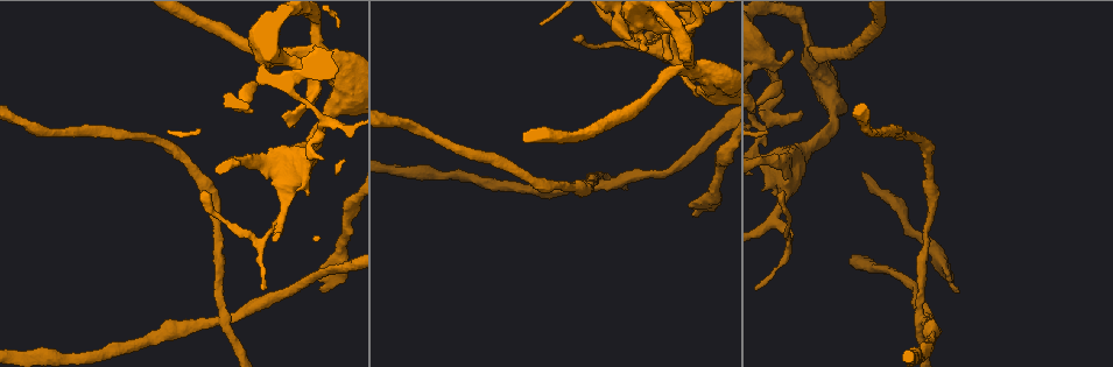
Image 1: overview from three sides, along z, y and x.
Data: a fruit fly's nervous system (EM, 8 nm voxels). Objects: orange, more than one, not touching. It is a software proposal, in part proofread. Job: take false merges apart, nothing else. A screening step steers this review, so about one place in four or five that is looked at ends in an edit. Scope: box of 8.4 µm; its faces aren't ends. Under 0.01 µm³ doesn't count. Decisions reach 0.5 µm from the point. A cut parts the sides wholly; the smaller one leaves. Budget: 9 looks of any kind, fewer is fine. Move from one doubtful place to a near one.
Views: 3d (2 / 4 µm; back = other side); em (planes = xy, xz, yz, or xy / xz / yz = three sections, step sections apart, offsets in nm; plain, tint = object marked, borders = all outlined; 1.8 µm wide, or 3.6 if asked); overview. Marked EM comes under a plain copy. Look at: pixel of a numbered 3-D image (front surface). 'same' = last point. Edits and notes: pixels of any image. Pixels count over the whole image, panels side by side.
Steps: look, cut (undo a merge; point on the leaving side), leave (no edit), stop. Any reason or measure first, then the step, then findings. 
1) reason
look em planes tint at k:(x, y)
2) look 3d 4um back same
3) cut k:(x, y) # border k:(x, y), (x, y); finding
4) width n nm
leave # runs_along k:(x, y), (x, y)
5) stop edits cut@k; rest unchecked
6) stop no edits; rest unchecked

looks like a crossing
look em 3.6um planes borders at 1:(295, 160)

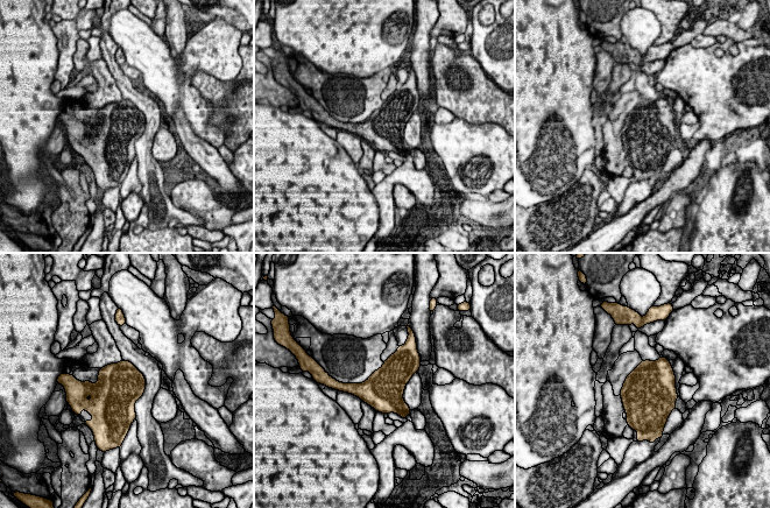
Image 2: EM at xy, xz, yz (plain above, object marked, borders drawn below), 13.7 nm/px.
leave # all the same cell

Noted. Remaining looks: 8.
four-way junction
look em planes borders at 1:(598, 185)

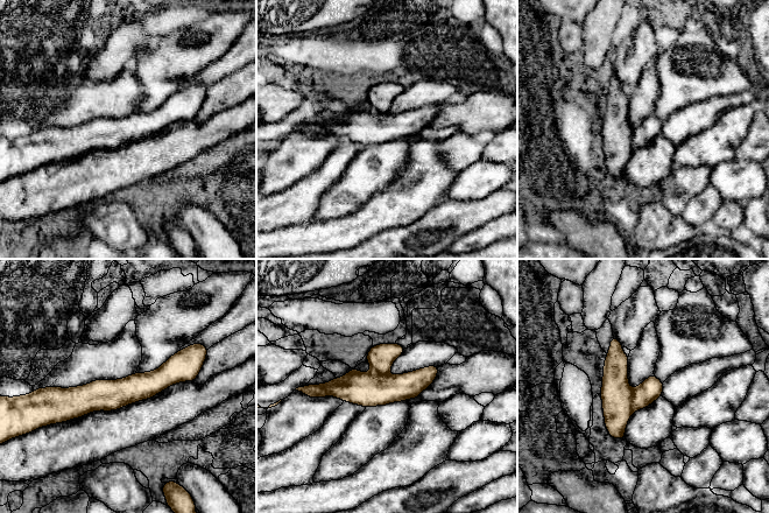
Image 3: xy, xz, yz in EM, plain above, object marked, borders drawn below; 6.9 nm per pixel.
width 170 nm
cut 3:(615, 393) # a second cell is stuck on

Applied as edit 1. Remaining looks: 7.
redraw
look overview

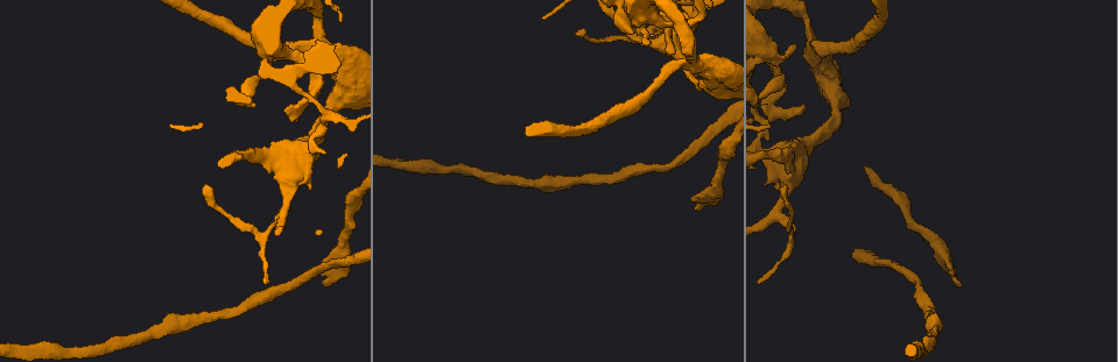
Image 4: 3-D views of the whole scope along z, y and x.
thick turns thin
look em planes tint at 4:(326, 39)

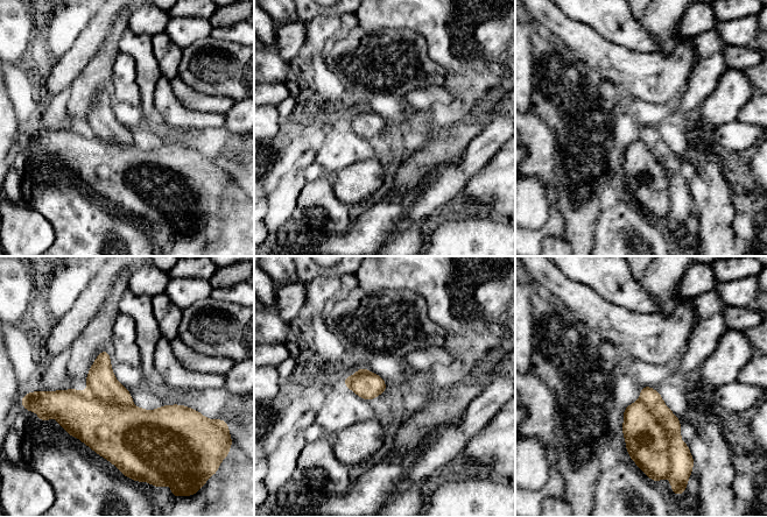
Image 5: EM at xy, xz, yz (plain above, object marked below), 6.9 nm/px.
leave # one cell here

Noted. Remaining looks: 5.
stop edits cut@3; rest unchecked

